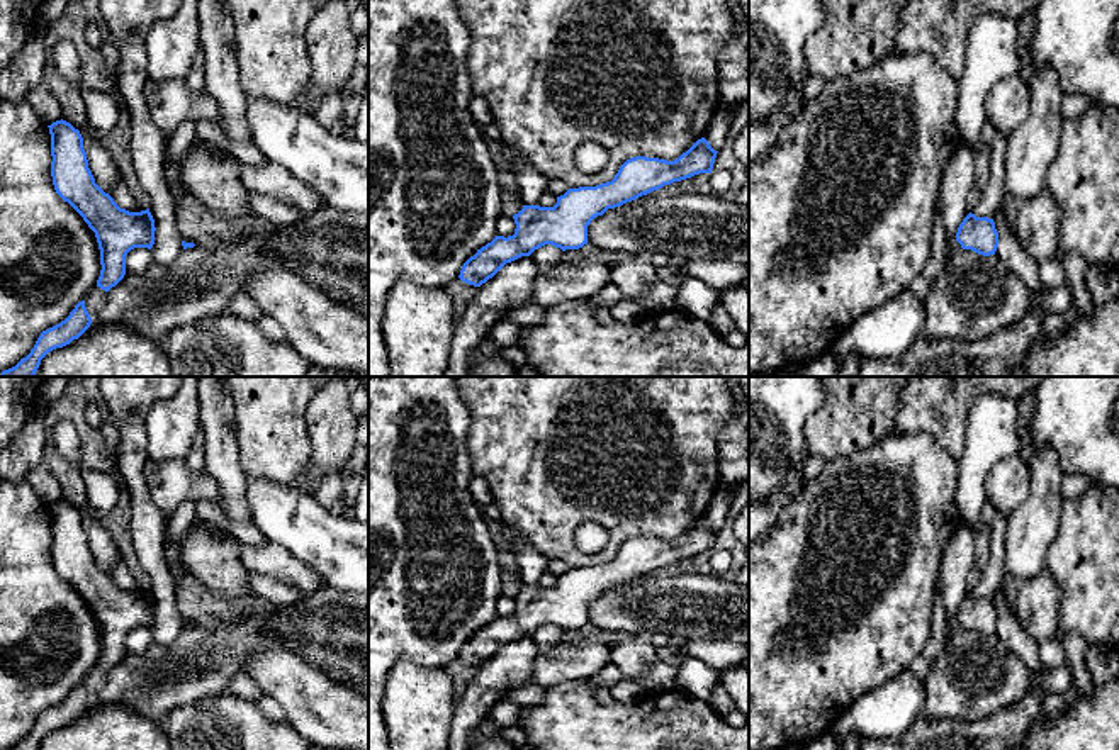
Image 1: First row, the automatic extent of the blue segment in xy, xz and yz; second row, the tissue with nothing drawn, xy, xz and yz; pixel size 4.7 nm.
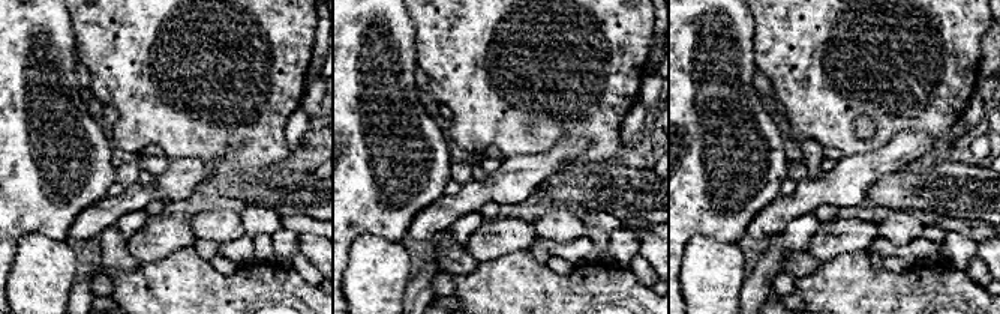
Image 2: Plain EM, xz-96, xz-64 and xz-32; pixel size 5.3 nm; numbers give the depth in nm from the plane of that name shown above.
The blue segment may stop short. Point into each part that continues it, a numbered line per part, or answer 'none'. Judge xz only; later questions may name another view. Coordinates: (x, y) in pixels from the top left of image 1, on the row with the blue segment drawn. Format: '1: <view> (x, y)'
none

